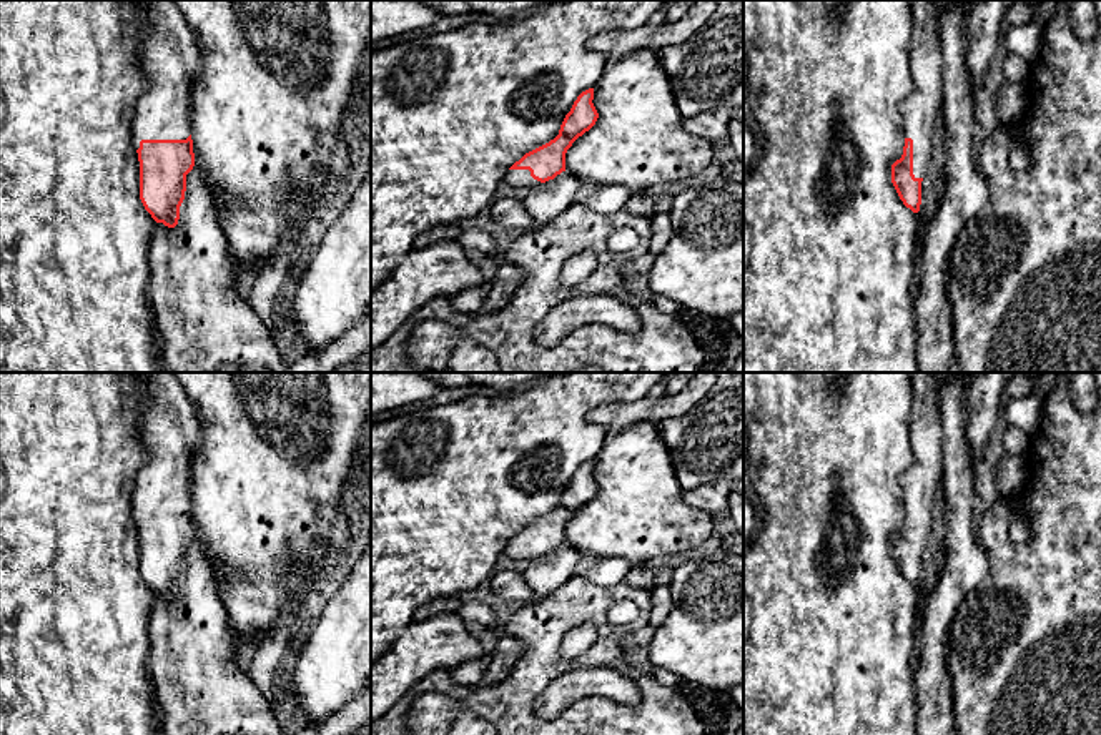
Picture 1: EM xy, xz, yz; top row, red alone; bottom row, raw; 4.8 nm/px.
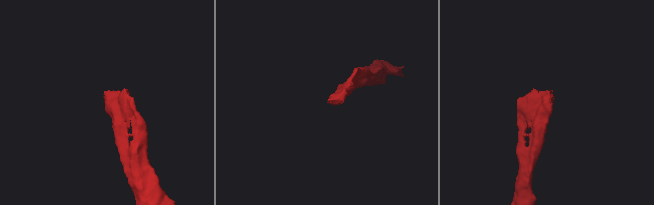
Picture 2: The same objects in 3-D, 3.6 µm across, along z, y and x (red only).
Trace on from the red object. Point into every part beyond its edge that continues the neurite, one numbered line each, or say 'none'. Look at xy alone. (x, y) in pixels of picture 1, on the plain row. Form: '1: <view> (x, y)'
1: xy (170, 429)

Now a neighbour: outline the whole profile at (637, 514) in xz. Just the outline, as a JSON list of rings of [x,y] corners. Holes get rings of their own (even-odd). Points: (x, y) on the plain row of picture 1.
[[[654,422],[609,436],[594,459],[592,476],[599,486],[595,497],[565,525],[565,542],[585,559],[619,557],[630,564],[649,564],[699,549],[715,529],[712,514],[684,502],[672,456]]]

